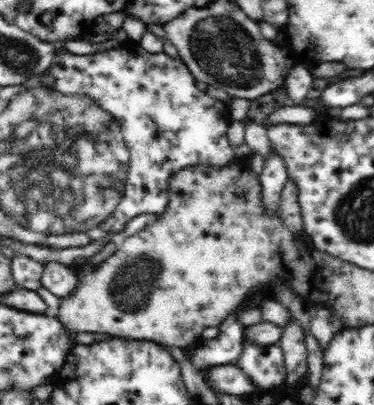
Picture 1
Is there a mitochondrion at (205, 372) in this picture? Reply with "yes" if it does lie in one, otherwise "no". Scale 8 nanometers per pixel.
no

